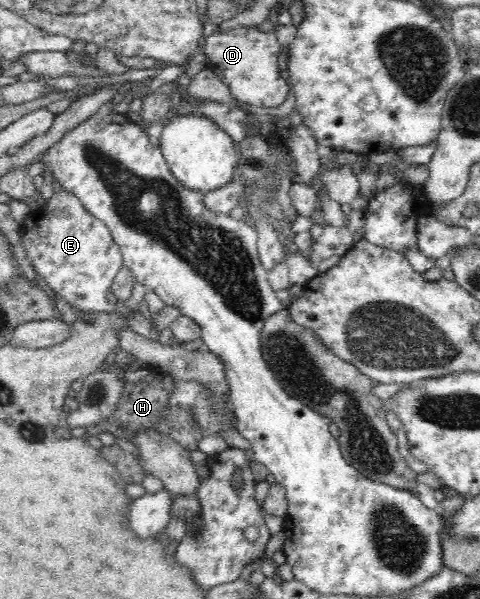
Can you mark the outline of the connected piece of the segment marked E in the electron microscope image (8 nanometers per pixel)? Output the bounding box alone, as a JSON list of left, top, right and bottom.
[20,193,124,313]

